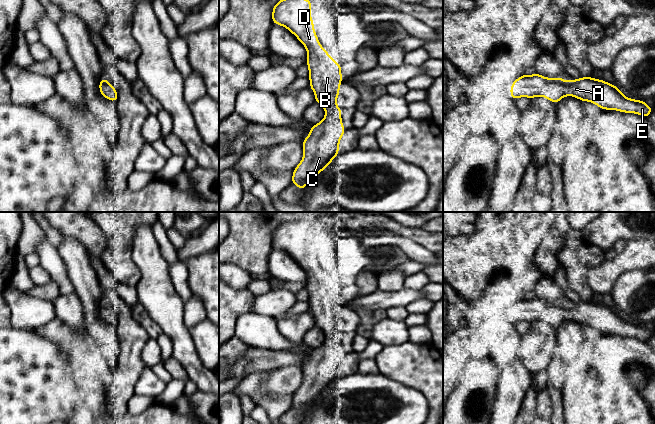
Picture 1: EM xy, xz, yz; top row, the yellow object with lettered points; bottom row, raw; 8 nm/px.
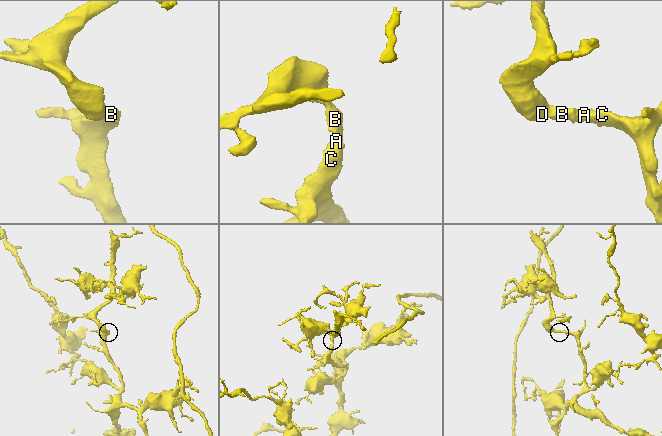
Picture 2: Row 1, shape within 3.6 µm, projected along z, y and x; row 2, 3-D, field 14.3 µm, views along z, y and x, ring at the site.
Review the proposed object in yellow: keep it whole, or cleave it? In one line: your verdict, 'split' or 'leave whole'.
leave whole

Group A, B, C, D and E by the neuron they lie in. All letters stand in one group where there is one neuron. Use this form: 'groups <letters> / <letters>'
groups A B C D E

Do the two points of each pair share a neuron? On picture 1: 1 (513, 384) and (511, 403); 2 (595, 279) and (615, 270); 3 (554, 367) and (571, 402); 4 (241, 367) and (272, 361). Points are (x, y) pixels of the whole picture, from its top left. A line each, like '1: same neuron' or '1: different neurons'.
1: same neuron
2: same neuron
3: different neurons
4: same neuron

